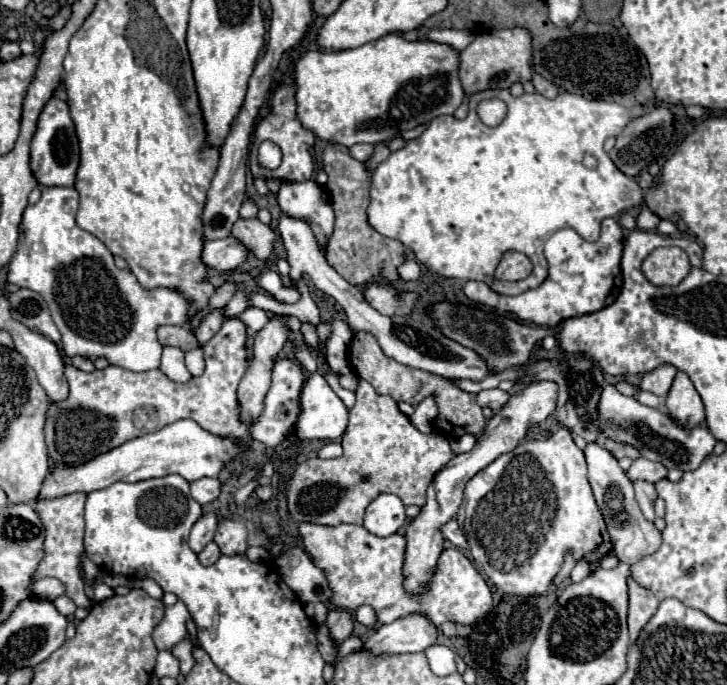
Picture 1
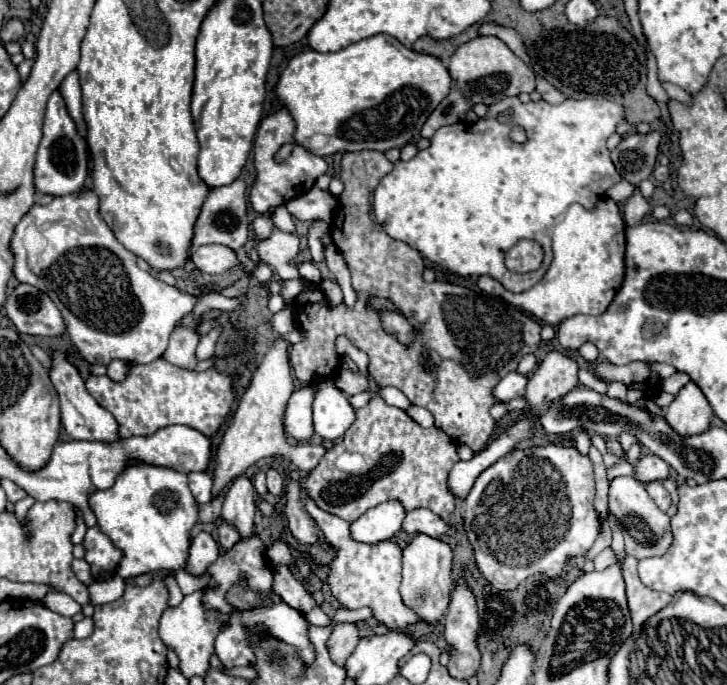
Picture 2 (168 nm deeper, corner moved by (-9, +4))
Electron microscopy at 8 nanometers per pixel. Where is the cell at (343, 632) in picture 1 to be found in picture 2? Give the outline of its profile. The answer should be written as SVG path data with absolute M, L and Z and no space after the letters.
M337 623L327 641L327 649L331 653L331 659L337 665L343 665L355 651L357 643L359 643L357 625L355 623Z

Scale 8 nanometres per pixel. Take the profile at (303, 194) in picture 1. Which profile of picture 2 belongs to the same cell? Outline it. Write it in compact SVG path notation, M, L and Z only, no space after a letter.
M313 185L307 193L287 201L285 207L299 221L325 221L325 223L331 223L333 213L337 209L337 199L329 191L323 191L317 185Z

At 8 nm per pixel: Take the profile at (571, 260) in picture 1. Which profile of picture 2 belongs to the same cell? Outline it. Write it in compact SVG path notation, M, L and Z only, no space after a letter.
M601 199L593 211L587 211L583 205L571 205L567 209L565 219L553 231L553 265L549 267L549 271L545 273L545 277L537 285L533 285L531 289L527 289L523 293L511 293L493 277L483 275L483 277L479 277L477 287L489 295L501 297L507 303L531 313L541 323L557 327L565 319L579 315L579 313L601 315L611 305L617 291L621 289L623 279L625 279L625 225L623 225L623 217L621 217L621 211L619 211L615 201Z

